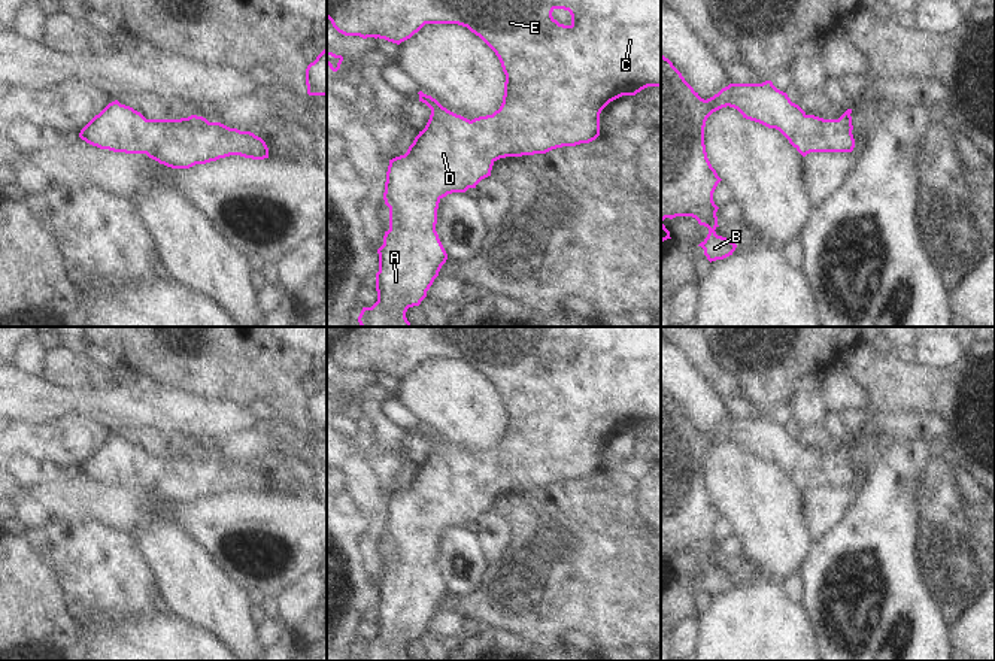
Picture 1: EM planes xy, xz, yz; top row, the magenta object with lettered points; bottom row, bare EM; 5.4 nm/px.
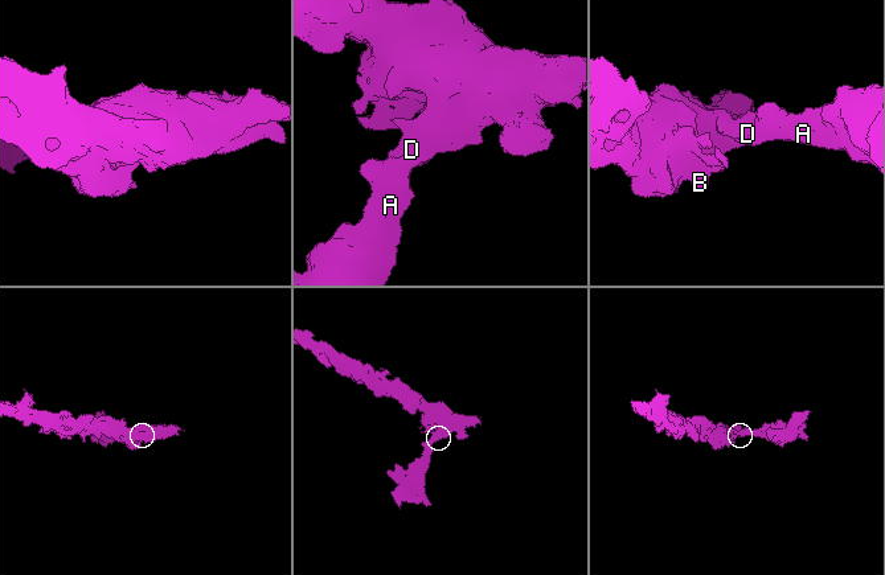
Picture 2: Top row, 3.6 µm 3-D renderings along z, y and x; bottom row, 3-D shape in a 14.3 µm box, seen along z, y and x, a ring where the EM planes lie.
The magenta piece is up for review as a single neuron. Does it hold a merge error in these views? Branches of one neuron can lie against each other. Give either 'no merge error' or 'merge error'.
no merge error

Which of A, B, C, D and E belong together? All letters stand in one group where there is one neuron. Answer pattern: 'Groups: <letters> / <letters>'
Groups: A B C D E

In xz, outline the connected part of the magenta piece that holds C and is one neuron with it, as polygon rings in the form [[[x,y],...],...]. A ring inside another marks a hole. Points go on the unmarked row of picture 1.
[[[327,327],[327,352],[345,370],[374,372],[400,379],[425,358],[458,358],[479,370],[498,391],[506,409],[503,437],[492,449],[467,454],[419,425],[431,443],[430,454],[404,489],[389,494],[383,534],[389,542],[389,564],[377,583],[377,636],[362,642],[361,661],[410,661],[409,642],[419,640],[439,610],[448,588],[436,566],[443,531],[465,527],[491,510],[497,494],[546,488],[562,480],[589,477],[600,470],[600,448],[622,430],[661,421],[661,327]],[[568,345],[571,358],[559,358],[552,346]]]

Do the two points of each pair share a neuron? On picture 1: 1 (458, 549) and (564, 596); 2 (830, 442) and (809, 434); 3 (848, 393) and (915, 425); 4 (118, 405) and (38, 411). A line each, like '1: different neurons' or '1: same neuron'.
1: different neurons
2: same neuron
3: same neuron
4: same neuron

